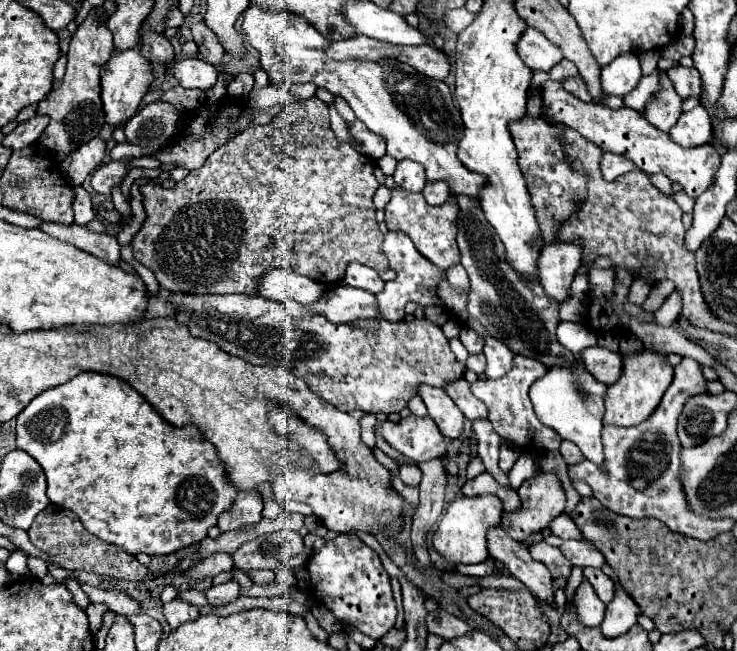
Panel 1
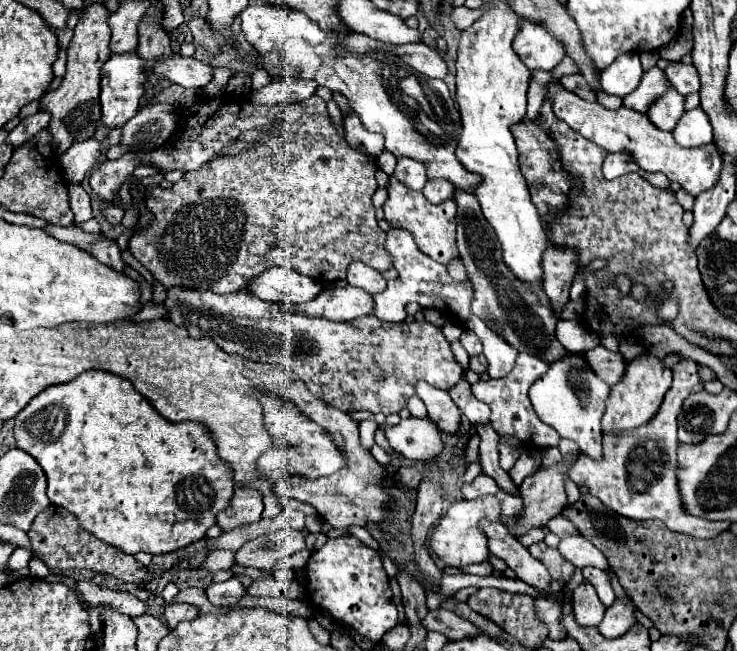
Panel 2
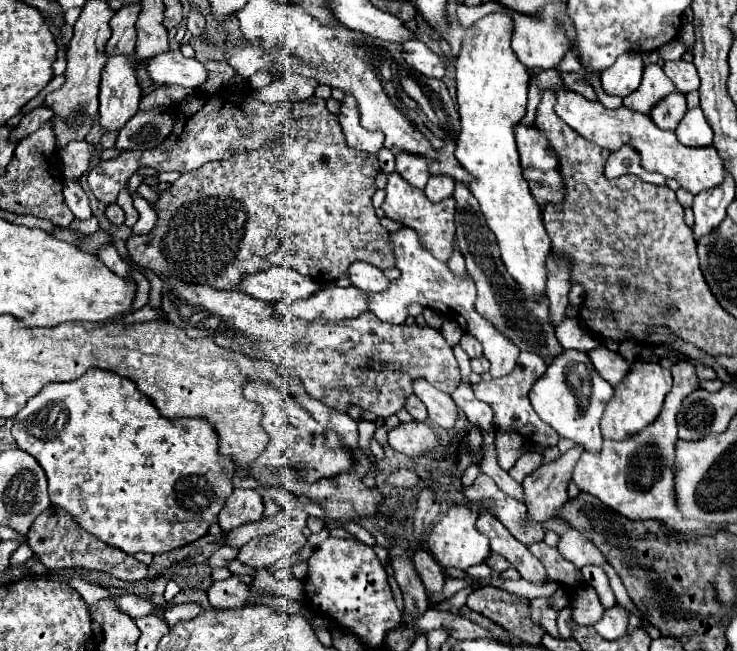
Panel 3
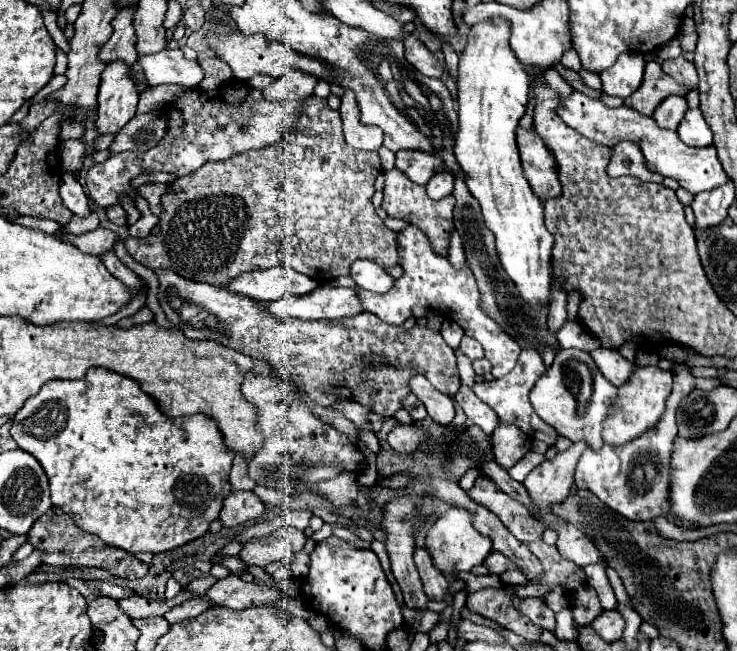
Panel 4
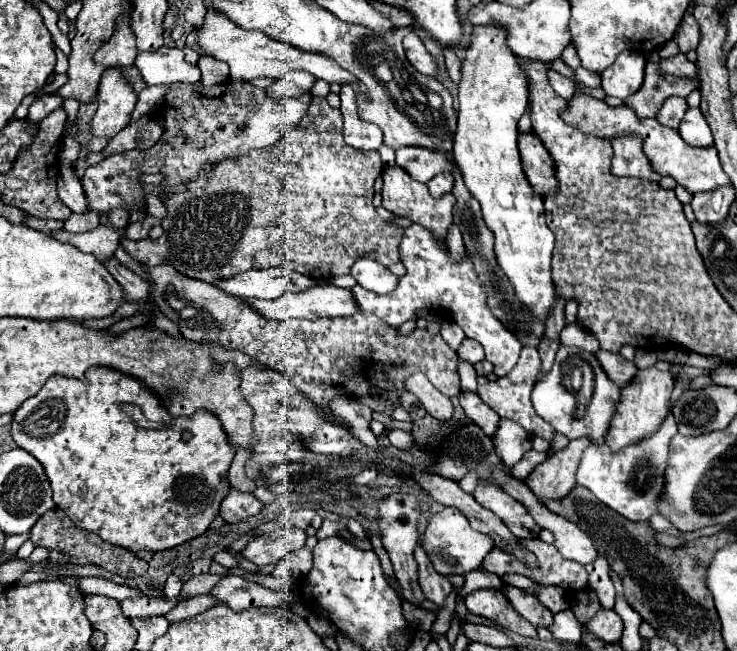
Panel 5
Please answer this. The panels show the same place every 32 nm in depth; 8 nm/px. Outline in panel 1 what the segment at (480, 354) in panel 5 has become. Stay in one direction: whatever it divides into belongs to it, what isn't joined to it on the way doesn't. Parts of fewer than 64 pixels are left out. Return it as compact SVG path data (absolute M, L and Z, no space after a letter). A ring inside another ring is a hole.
M462 326L462 330L460 330L460 340L462 340L462 344L466 346L466 350L468 350L470 354L480 354L480 352L482 352L484 340L482 340L480 334L476 334L474 330L468 330L468 326Z

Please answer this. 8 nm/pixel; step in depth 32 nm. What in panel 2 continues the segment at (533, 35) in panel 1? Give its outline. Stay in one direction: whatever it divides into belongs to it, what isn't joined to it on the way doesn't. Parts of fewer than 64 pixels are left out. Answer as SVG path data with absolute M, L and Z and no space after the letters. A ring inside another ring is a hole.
M522 18L514 50L530 70L552 70L562 58L564 48L542 26Z

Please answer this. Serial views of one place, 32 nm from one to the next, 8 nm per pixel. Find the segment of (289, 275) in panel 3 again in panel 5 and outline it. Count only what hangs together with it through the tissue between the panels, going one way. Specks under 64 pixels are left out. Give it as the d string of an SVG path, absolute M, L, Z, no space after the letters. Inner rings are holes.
M276 266L268 270L248 270L236 274L234 278L220 280L214 286L220 290L242 296L242 298L262 298L262 300L276 300L288 292L300 292L316 286L316 280L294 272L286 266Z

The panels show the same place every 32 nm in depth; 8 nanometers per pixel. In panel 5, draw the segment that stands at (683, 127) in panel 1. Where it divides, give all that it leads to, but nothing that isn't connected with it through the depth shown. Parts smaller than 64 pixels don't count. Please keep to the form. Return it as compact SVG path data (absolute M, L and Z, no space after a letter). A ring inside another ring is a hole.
M688 108L684 114L684 120L680 122L678 134L682 140L690 146L712 146L714 138L712 132L698 108Z

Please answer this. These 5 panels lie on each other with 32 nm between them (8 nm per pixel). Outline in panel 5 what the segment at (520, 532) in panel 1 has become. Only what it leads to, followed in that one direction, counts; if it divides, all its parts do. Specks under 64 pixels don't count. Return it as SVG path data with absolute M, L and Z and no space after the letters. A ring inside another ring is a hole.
M578 438L568 444L568 448L558 450L554 456L546 458L540 466L532 470L526 478L530 490L540 498L540 502L564 498L576 484L576 468L582 452L590 446L588 438Z

